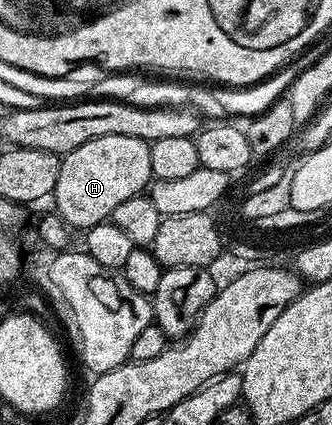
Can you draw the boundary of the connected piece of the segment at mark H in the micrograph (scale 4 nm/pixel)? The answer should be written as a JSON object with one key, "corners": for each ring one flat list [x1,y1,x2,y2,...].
{"corners":[[103,135,103,139,91,139,91,143,83,143,83,147,75,147,75,151,64,154,59,167,59,183,55,183,51,198,52,204,57,204,56,216,78,231,108,222,119,203,127,203,127,199,142,196,146,192,153,177,149,146,150,142,131,139,131,135]]}

